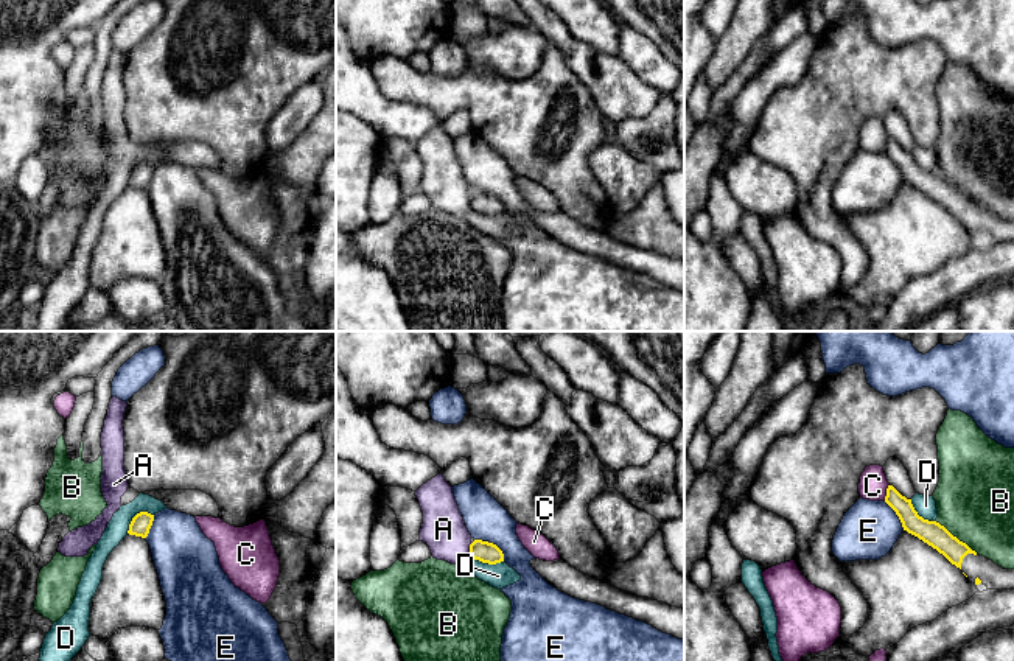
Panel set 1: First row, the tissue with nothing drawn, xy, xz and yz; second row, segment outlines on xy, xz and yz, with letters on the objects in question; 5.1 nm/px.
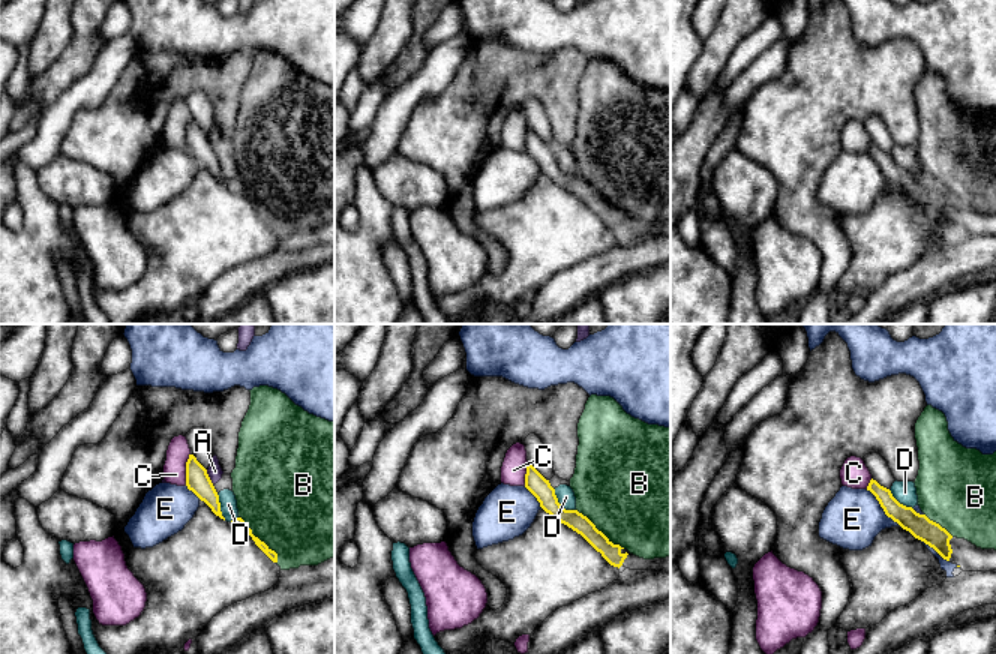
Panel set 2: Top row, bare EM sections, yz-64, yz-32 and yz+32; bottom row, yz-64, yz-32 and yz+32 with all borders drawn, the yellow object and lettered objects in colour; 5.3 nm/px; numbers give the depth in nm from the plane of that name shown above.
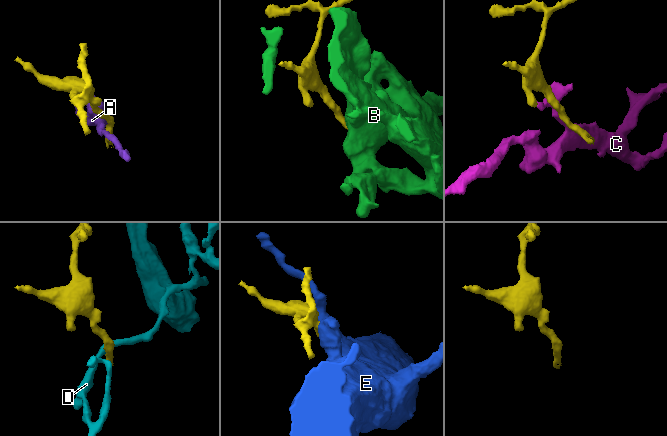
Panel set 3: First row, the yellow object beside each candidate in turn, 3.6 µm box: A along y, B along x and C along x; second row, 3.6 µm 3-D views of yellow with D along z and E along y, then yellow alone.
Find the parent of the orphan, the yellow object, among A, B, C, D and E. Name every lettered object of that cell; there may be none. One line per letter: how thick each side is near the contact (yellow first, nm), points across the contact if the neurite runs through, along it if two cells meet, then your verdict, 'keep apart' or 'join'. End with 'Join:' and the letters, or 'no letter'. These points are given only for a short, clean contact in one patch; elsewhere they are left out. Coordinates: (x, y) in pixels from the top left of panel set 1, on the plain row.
A: 110/220 nm | along xz (472, 195), (470, 207) | keep apart
B: 120/400 nm | along yz (935, 173), (977, 204) | keep apart
C: 110/150 nm | keep apart
D: 110/110 nm | along xy (153, 165), (139, 164), (126, 184) | keep apart
E: 110/220 nm | keep apart
Join: no letter

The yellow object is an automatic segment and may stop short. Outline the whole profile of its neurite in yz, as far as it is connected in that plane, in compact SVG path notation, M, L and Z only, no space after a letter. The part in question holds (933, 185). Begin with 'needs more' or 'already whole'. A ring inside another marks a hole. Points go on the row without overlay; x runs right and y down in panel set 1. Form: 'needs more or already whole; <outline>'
needs more; M893 137L886 140L885 154L896 163L904 182L942 205L972 235L983 235L988 241L1014 241L1014 221L1005 221L992 212L978 207L939 174L919 168L911 151L902 148Z

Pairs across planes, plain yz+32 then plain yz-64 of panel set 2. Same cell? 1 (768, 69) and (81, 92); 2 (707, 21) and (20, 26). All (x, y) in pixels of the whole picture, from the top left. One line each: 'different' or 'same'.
1: same
2: same

